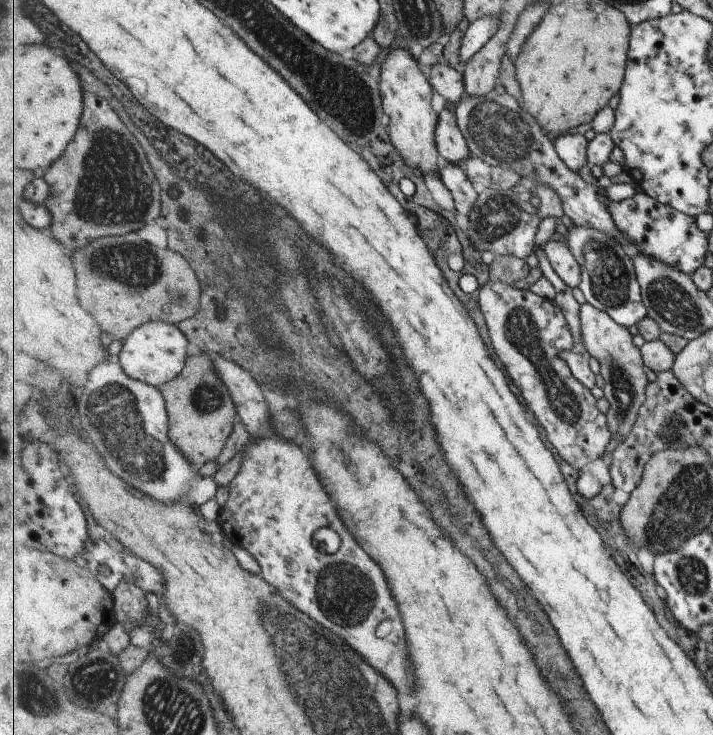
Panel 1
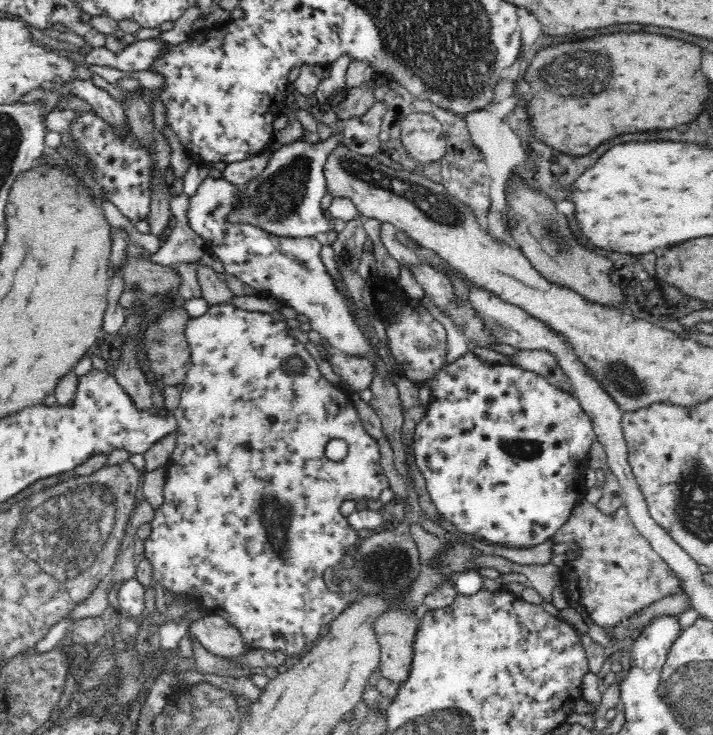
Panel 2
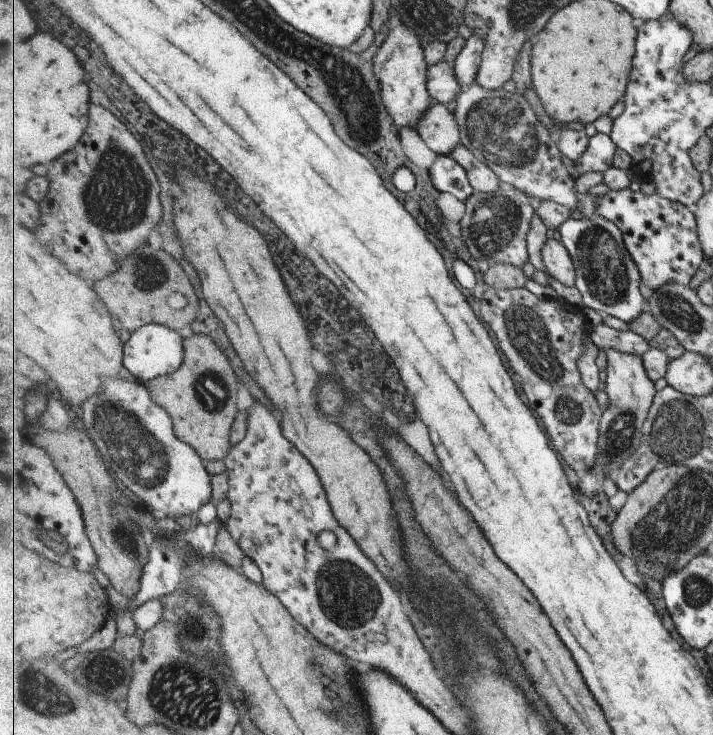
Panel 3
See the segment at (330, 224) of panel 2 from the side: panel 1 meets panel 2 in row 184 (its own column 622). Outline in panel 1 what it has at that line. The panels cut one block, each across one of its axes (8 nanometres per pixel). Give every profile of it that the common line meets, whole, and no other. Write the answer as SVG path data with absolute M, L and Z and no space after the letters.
M575 224L567 230L565 241L580 260L583 278L579 288L586 302L607 312L624 327L638 325L648 315L648 310L642 299L642 288L630 250L605 231Z

